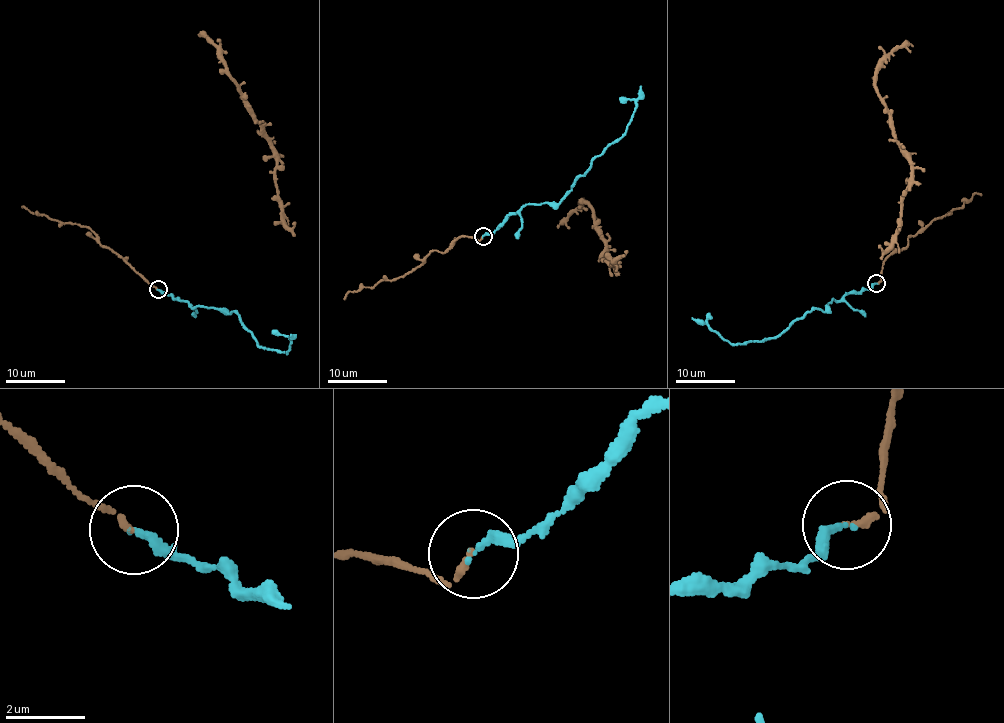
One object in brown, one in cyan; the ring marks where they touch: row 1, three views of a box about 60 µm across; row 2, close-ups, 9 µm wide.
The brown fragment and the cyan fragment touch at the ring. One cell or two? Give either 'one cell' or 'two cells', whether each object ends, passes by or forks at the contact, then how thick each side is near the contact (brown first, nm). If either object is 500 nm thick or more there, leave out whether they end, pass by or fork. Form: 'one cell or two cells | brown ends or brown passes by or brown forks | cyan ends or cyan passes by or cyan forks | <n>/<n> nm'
one cell | brown ends | cyan ends | 160/200 nm

